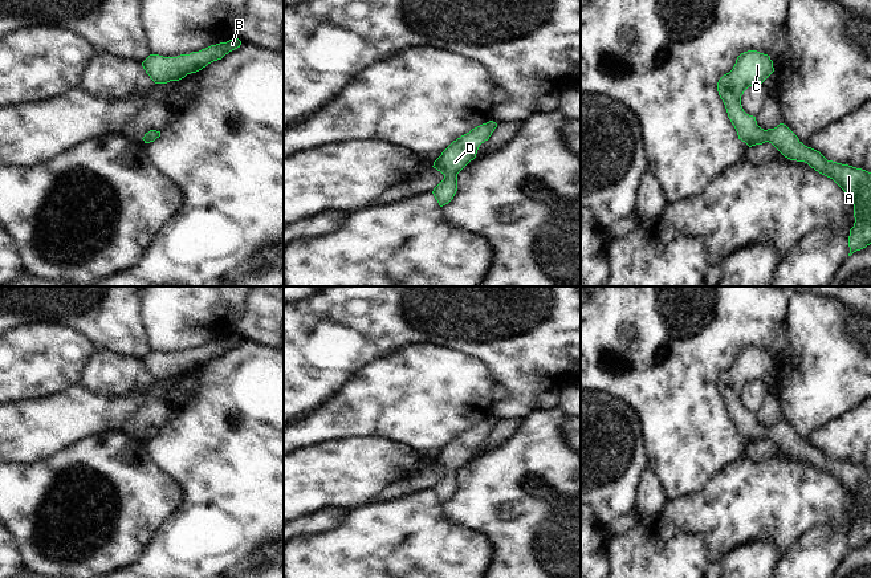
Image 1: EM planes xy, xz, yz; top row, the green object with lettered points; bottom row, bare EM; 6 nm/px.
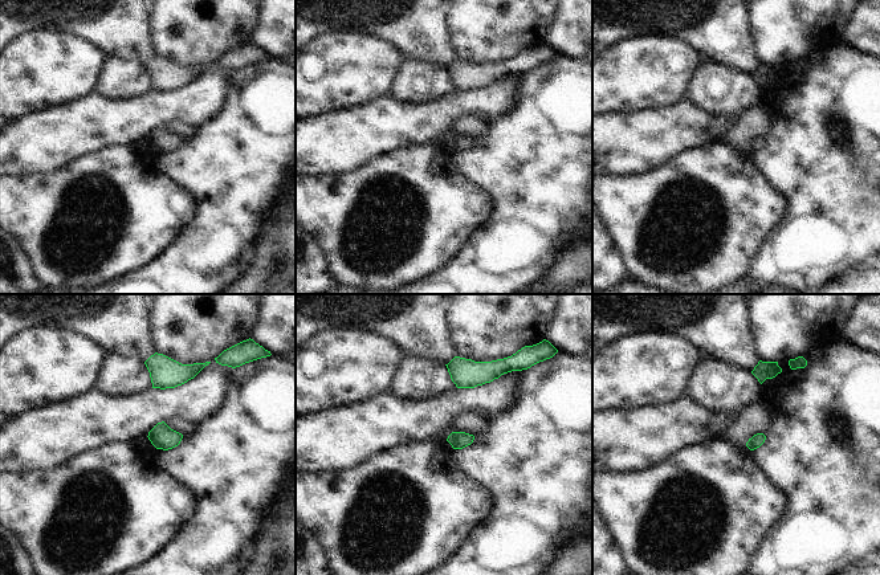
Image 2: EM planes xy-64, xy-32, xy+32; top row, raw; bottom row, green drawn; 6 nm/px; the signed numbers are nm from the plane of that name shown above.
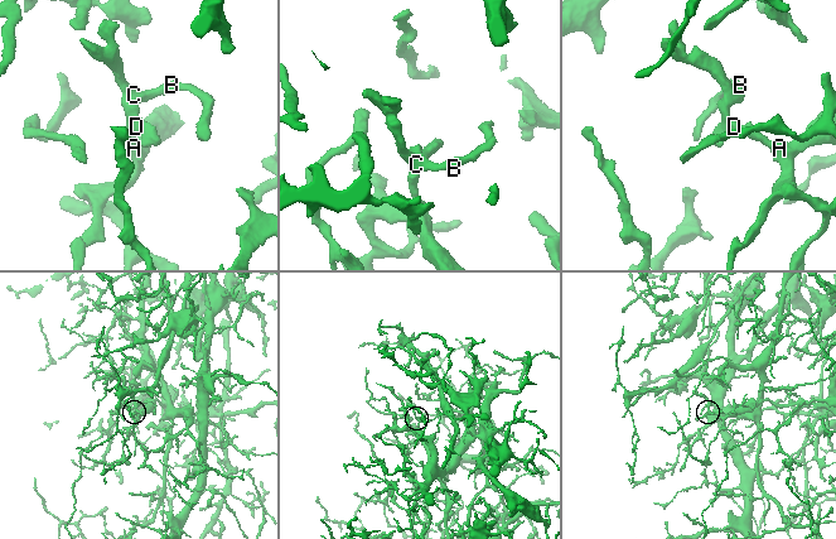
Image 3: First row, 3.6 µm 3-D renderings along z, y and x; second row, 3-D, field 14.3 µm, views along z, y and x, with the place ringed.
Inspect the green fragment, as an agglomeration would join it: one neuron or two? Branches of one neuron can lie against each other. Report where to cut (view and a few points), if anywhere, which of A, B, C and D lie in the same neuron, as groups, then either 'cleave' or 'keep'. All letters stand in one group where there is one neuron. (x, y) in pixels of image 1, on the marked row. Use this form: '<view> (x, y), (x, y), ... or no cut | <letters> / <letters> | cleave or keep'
no cut | A B C D | keep

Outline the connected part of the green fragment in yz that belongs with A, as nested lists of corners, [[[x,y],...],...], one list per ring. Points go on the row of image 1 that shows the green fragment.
[[[757,50],[741,53],[733,69],[717,82],[728,117],[734,126],[738,139],[749,147],[772,143],[785,158],[805,162],[819,174],[833,179],[852,200],[854,227],[850,229],[848,247],[851,256],[871,244],[871,172],[848,164],[827,160],[819,151],[805,146],[784,123],[764,130],[756,117],[749,115],[741,106],[741,95],[756,84],[762,84],[774,72],[768,54]]]

